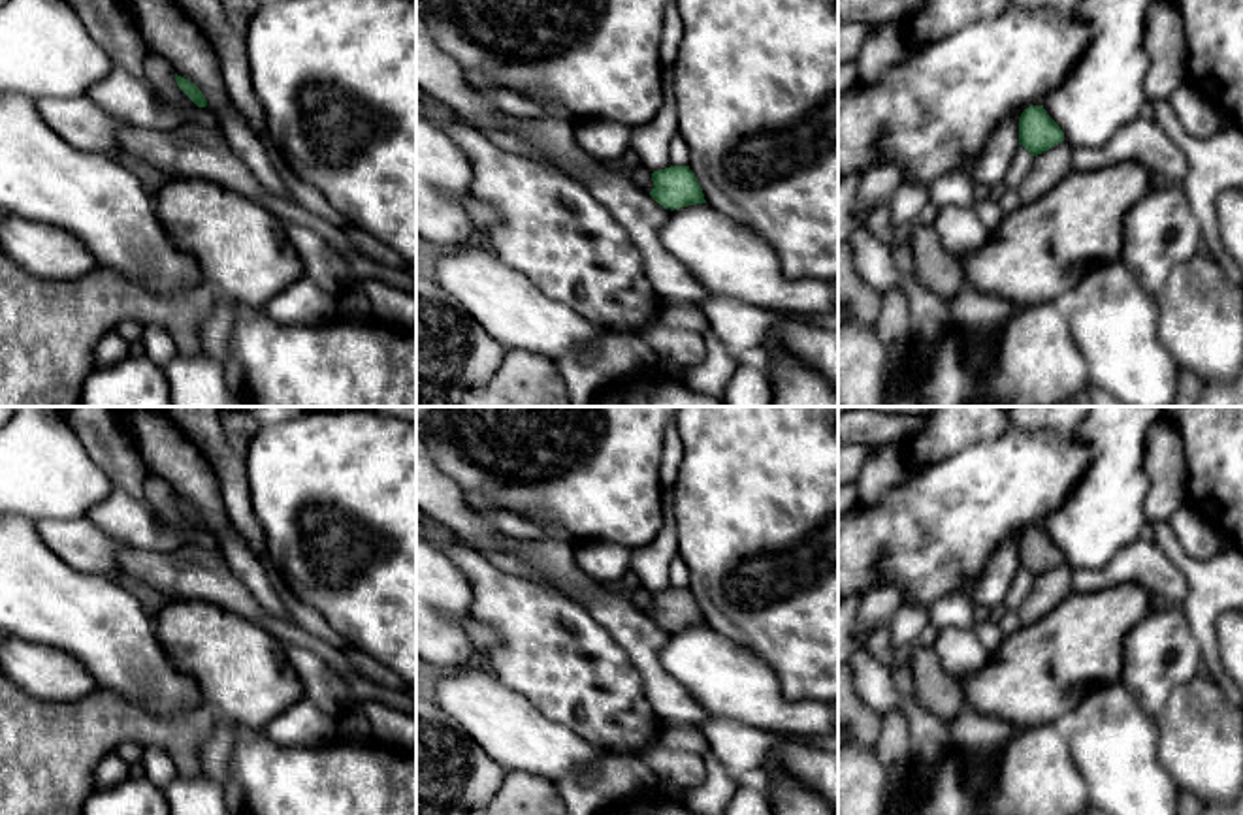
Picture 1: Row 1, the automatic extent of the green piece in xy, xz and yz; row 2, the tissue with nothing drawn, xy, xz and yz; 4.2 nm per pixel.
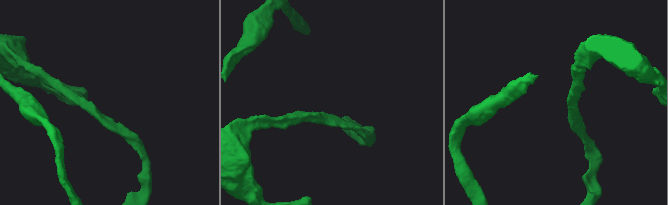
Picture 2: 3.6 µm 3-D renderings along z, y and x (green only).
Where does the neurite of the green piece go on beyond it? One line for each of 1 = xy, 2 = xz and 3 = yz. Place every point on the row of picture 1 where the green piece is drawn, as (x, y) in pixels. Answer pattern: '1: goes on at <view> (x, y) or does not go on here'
1: does not go on here
2: does not go on here
3: does not go on here

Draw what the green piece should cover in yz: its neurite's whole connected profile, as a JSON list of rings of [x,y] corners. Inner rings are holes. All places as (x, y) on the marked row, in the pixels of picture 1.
[[[1030,105],[1019,117],[1019,145],[1038,156],[1064,141],[1064,132],[1043,105]]]

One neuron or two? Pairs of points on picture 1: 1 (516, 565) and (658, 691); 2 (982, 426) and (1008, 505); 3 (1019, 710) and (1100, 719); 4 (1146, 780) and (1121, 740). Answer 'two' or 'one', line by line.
1: two
2: two
3: two
4: one

